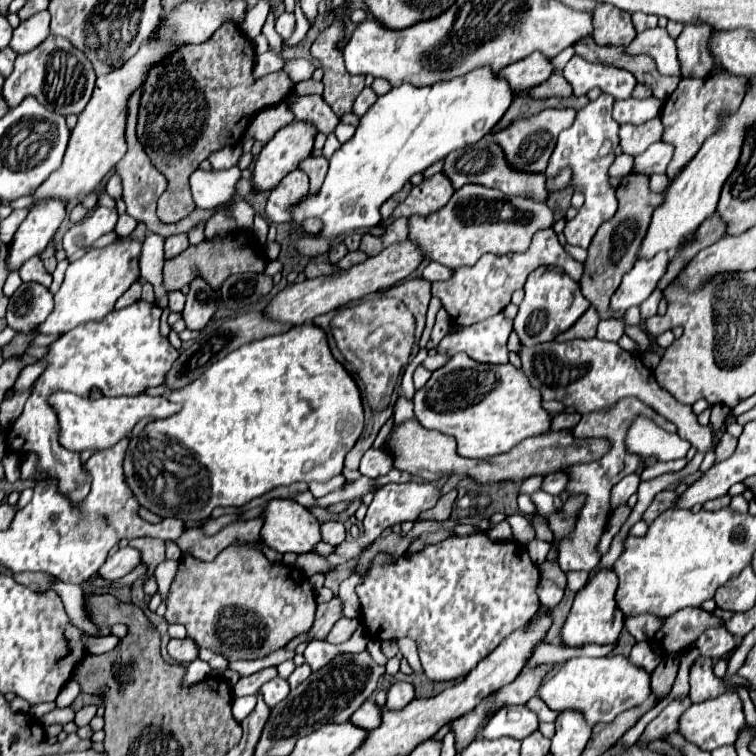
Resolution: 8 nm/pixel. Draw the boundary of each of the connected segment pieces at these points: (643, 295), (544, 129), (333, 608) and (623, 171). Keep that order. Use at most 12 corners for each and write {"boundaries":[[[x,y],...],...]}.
{"boundaries":[[[669,253],[637,259],[611,299],[611,311],[641,305],[665,273]],[[545,109],[493,135],[509,163],[543,173],[577,111]],[[341,601],[319,603],[309,633],[297,635],[283,649],[293,651],[309,639],[325,639],[341,619]],[[625,153],[617,156],[609,175],[617,187],[621,177],[628,175],[634,157]]]}

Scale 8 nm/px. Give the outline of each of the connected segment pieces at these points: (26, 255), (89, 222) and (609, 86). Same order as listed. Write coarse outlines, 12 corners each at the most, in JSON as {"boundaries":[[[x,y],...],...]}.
{"boundaries":[[[59,199],[35,203],[7,255],[9,271],[39,255],[65,217]],[[97,207],[63,237],[67,255],[115,229],[117,211]],[[573,55],[563,77],[575,95],[599,87],[615,99],[629,99],[633,73],[589,63]]]}

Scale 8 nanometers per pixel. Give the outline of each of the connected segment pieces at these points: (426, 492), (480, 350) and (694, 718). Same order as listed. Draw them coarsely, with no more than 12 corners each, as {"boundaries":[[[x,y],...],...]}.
{"boundaries":[[[387,483],[373,493],[364,534],[335,555],[355,557],[385,527],[431,509],[431,483]],[[503,313],[441,339],[437,351],[507,363],[513,321]],[[733,691],[691,705],[679,733],[711,752],[746,725]]]}

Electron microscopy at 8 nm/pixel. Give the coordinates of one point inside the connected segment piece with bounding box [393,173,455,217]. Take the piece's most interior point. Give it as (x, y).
(429, 196)

